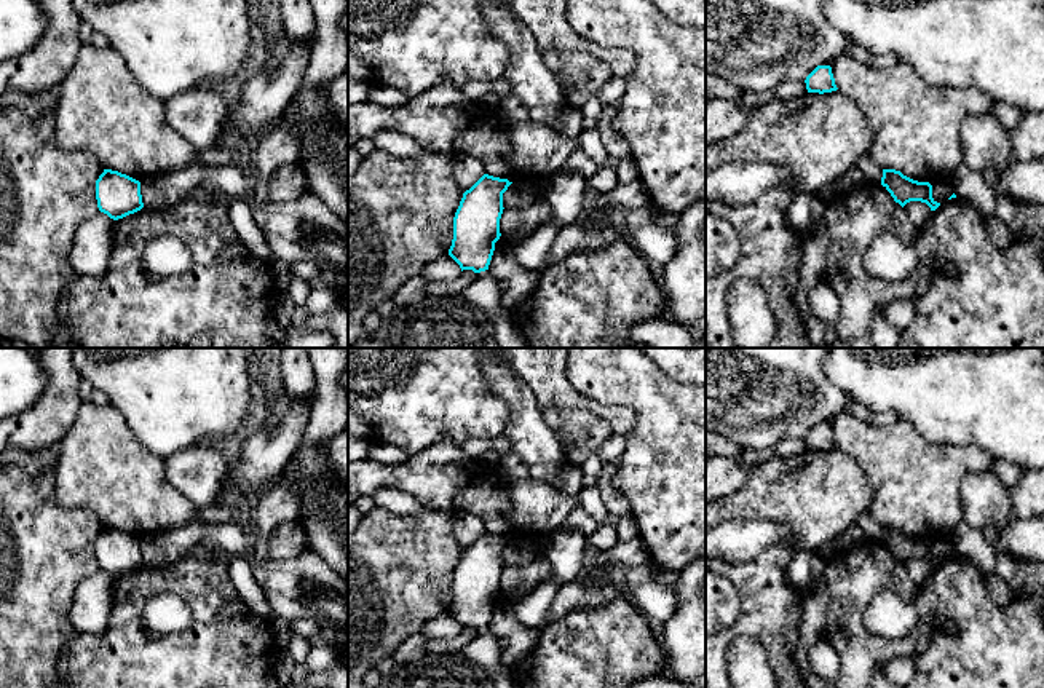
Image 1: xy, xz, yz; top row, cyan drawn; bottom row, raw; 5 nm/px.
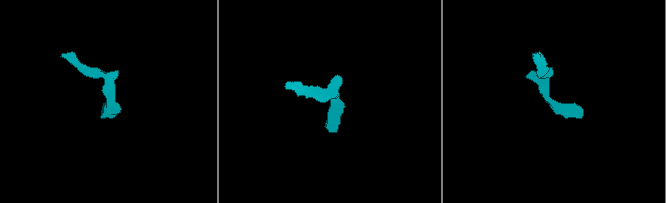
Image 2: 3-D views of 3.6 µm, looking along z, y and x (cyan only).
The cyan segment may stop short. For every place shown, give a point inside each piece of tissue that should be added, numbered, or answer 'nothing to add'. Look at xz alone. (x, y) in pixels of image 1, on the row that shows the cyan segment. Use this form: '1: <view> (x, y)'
1: xz (482, 292)

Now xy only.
nothing to add

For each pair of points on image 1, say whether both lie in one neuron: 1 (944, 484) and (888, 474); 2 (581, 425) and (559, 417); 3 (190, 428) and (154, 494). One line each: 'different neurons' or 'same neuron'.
1: same neuron
2: same neuron
3: different neurons

